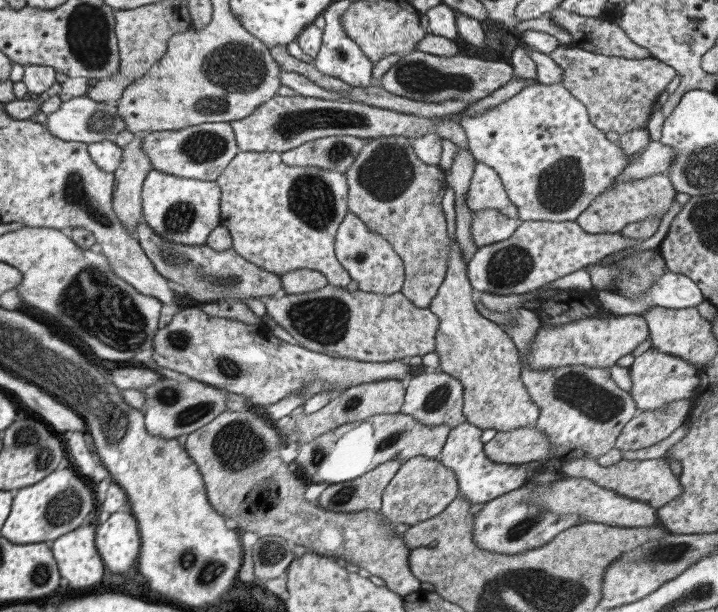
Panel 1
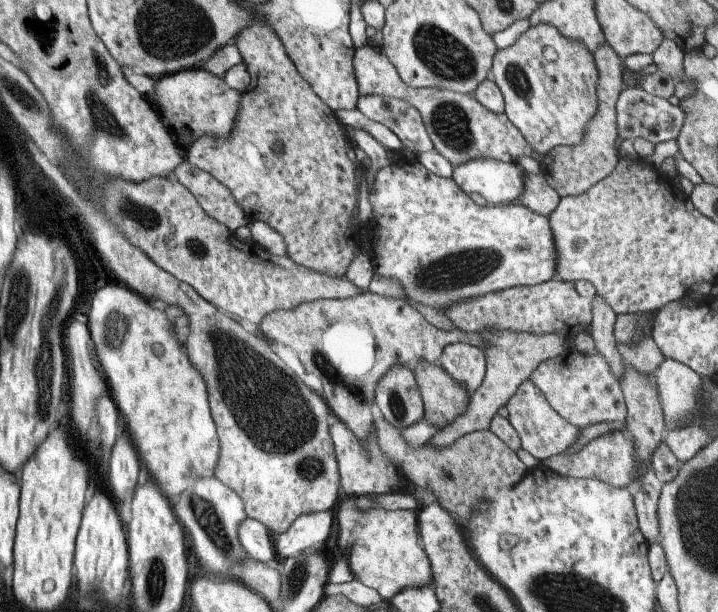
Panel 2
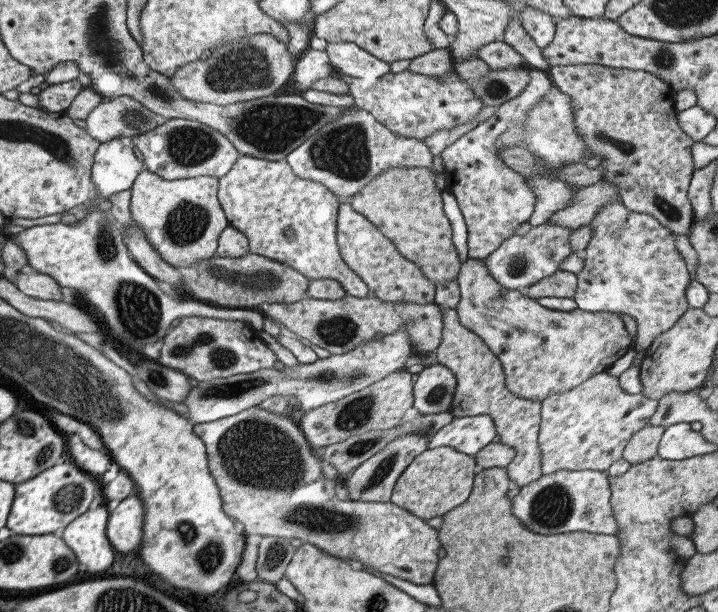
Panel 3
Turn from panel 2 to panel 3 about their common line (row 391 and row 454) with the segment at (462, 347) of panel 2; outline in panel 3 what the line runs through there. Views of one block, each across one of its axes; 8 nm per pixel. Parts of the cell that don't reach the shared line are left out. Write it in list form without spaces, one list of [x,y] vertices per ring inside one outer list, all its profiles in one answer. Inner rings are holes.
[[[489,416],[453,418],[428,439],[427,449],[450,447],[456,452],[472,456],[495,438],[495,428]]]

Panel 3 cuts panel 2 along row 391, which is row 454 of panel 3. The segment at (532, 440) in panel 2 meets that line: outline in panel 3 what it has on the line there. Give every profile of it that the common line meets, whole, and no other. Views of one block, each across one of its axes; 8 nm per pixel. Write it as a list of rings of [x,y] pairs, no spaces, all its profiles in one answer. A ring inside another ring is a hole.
[[[455,309],[443,311],[441,340],[435,349],[435,362],[455,375],[456,389],[449,408],[452,417],[489,416],[501,444],[515,450],[513,460],[505,467],[511,485],[522,487],[537,480],[542,475],[537,447],[541,402],[518,398],[509,392],[504,386],[504,372],[497,356],[475,333],[459,323]]]

